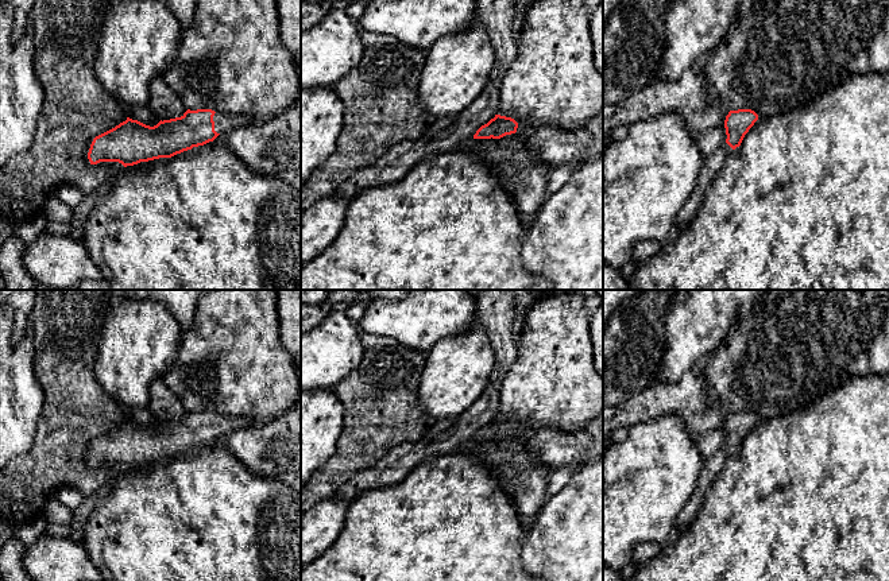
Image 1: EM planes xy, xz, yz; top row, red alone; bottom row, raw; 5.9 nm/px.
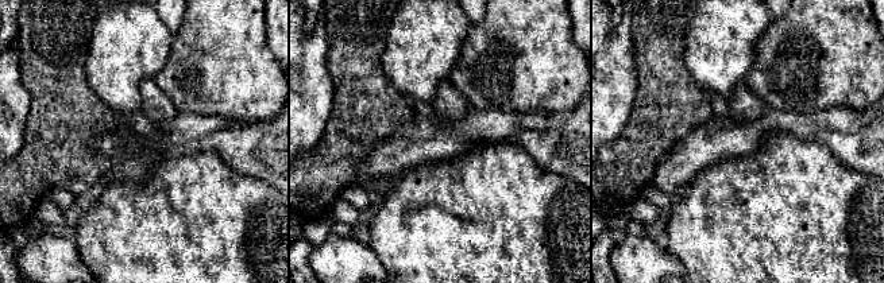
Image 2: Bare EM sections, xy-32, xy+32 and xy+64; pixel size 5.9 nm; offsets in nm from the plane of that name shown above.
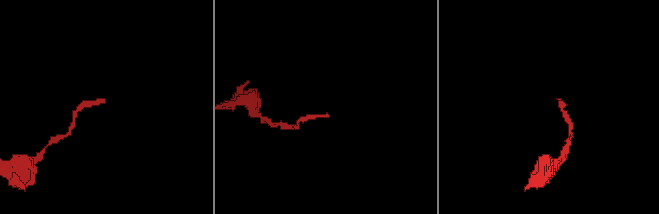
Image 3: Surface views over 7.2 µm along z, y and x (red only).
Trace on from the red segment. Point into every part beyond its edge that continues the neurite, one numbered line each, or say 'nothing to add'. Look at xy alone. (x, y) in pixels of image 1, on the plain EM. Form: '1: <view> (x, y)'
1: xy (223, 425)

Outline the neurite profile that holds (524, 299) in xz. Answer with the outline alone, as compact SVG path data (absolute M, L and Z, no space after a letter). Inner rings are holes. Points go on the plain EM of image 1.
M509 290L515 301L514 321L523 321L530 307L541 301L576 293L585 299L598 294L598 290Z

